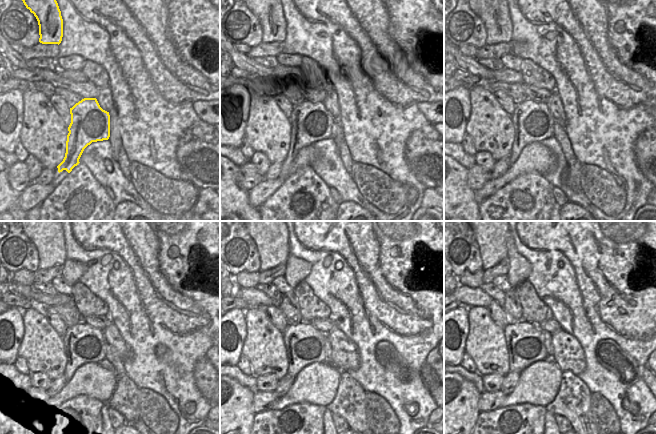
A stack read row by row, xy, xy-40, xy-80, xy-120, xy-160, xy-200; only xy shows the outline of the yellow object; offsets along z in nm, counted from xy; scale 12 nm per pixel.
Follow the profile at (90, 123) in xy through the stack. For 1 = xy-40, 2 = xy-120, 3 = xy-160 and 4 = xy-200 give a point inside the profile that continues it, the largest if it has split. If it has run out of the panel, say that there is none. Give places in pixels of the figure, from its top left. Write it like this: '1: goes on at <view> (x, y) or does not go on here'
1: goes on at xy-40 (310, 122)
2: goes on at xy-120 (83, 343)
3: goes on at xy-160 (305, 344)
4: goes on at xy-200 (524, 341)

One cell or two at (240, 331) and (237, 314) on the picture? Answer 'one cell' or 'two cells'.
one cell

